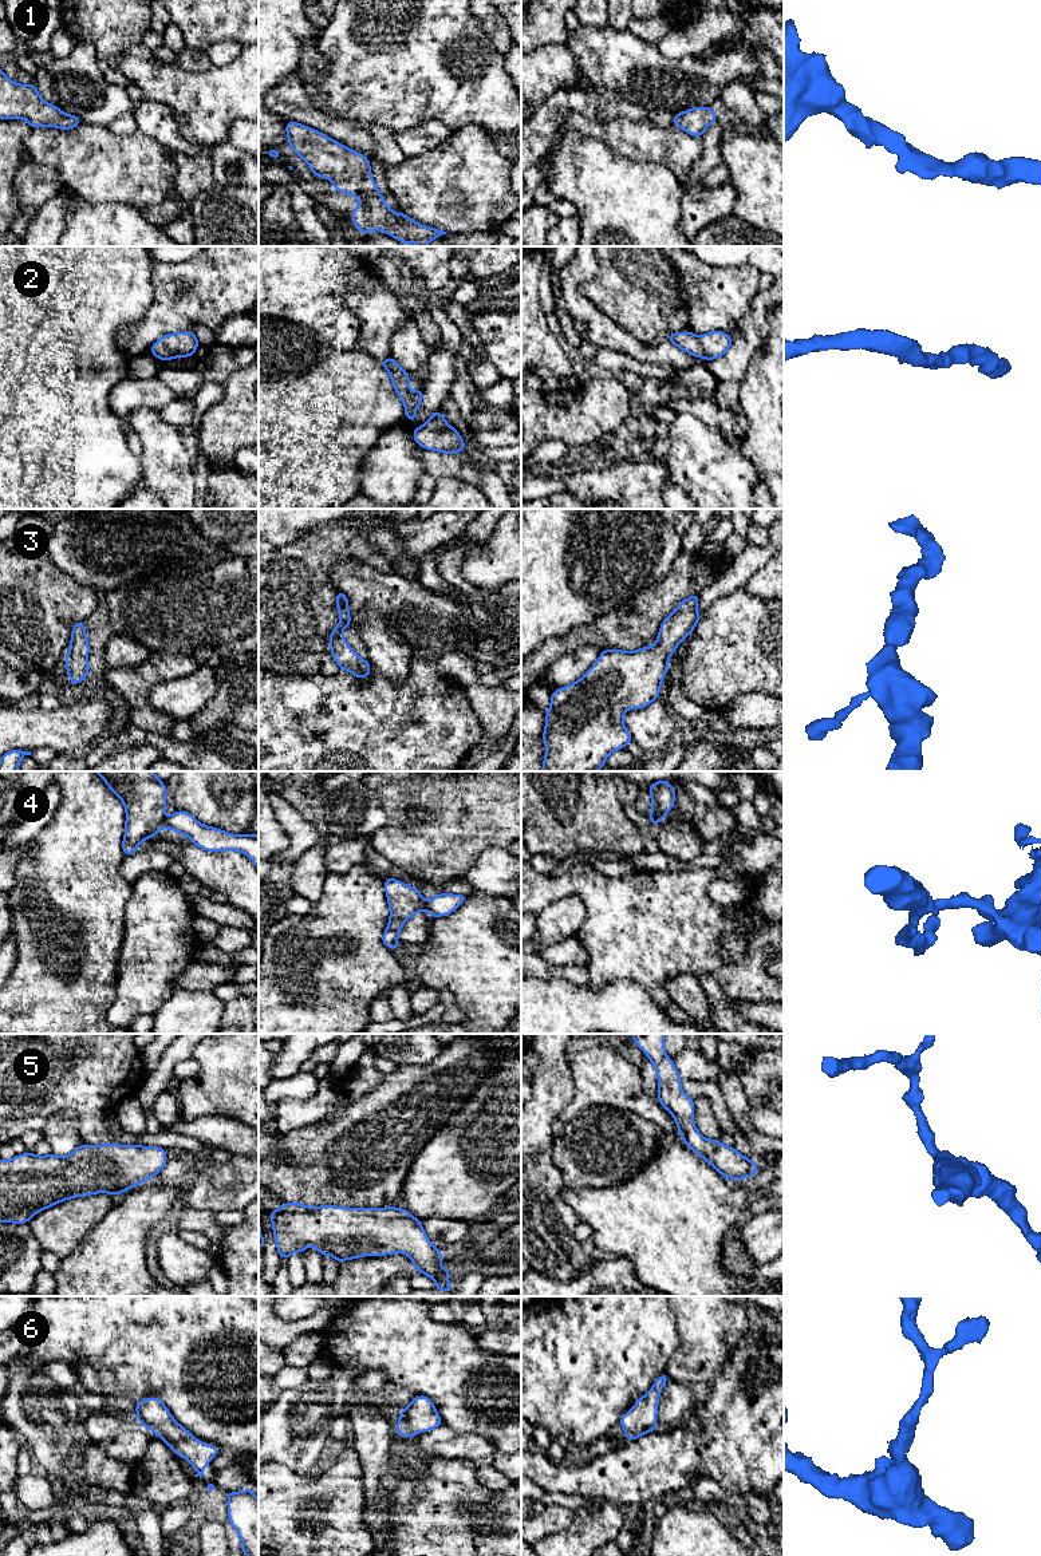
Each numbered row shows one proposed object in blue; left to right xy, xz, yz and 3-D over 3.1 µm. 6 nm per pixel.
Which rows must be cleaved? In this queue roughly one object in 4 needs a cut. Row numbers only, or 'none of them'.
4

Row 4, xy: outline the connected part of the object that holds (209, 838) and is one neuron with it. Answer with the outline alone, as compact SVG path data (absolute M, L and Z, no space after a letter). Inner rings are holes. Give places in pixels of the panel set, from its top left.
M182 810L165 817L163 828L189 837L196 846L208 852L238 850L248 856L259 869L259 836L230 834L217 828L205 826Z

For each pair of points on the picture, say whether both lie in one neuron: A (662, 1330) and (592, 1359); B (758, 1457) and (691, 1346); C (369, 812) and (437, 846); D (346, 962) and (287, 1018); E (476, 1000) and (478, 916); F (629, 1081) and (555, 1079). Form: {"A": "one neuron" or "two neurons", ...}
{"A": "one neuron", "B": "two neurons", "C": "two neurons", "D": "one neuron", "E": "one neuron", "F": "two neurons"}

